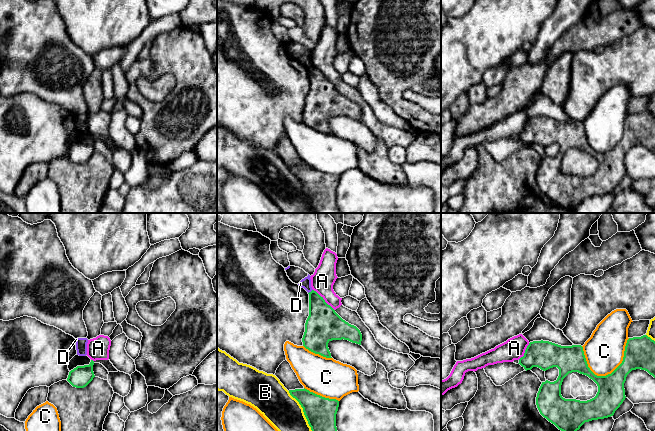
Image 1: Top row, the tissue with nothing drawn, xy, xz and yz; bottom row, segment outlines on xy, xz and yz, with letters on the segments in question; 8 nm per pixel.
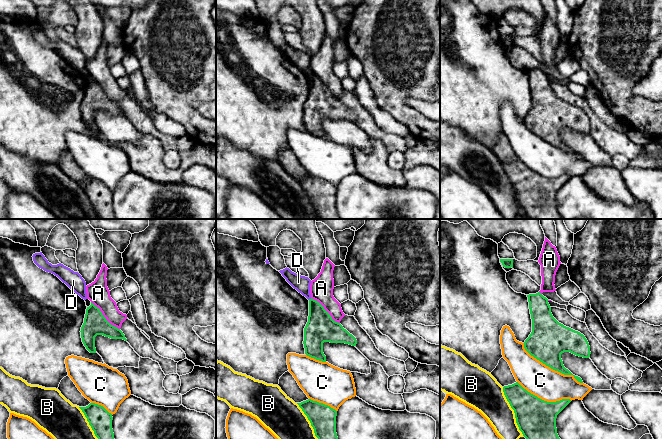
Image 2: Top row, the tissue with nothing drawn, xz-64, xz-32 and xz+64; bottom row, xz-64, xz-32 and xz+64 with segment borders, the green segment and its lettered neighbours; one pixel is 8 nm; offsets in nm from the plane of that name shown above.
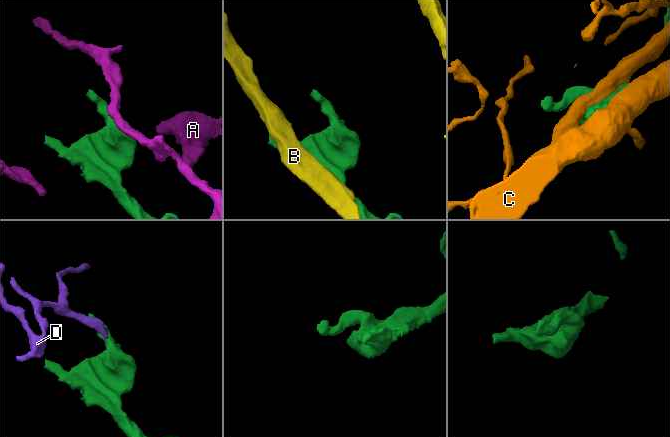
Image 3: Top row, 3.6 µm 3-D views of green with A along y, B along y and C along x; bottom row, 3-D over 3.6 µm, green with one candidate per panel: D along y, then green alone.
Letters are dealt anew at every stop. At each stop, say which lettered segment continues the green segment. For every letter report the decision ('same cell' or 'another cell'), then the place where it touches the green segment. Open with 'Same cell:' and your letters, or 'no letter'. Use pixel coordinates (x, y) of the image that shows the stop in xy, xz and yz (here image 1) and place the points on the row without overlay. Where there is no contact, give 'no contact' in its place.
Same cell: no letter
A: another cell; meets green in xz at (324, 76)
B: another cell; meets green in xz at (304, 190)
C: another cell; meets green in yz at (618, 142)
D: another cell; meets green in xz at (311, 67)

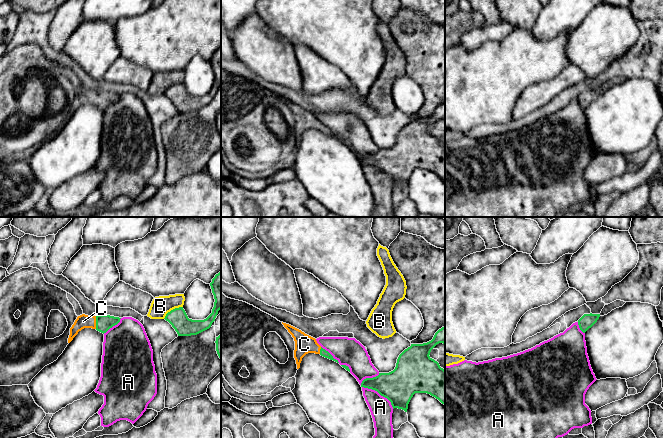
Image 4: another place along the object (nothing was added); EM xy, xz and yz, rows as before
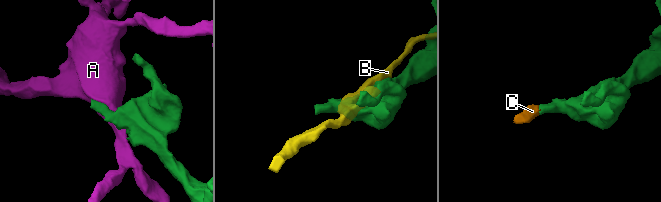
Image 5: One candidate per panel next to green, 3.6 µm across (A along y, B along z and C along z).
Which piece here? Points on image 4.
Same cell: C
A: another cell; meets green in xz at (379, 169)
B: another cell; meets green in xy at (173, 85)
C: same cell; meets green in xy at (96, 98)

